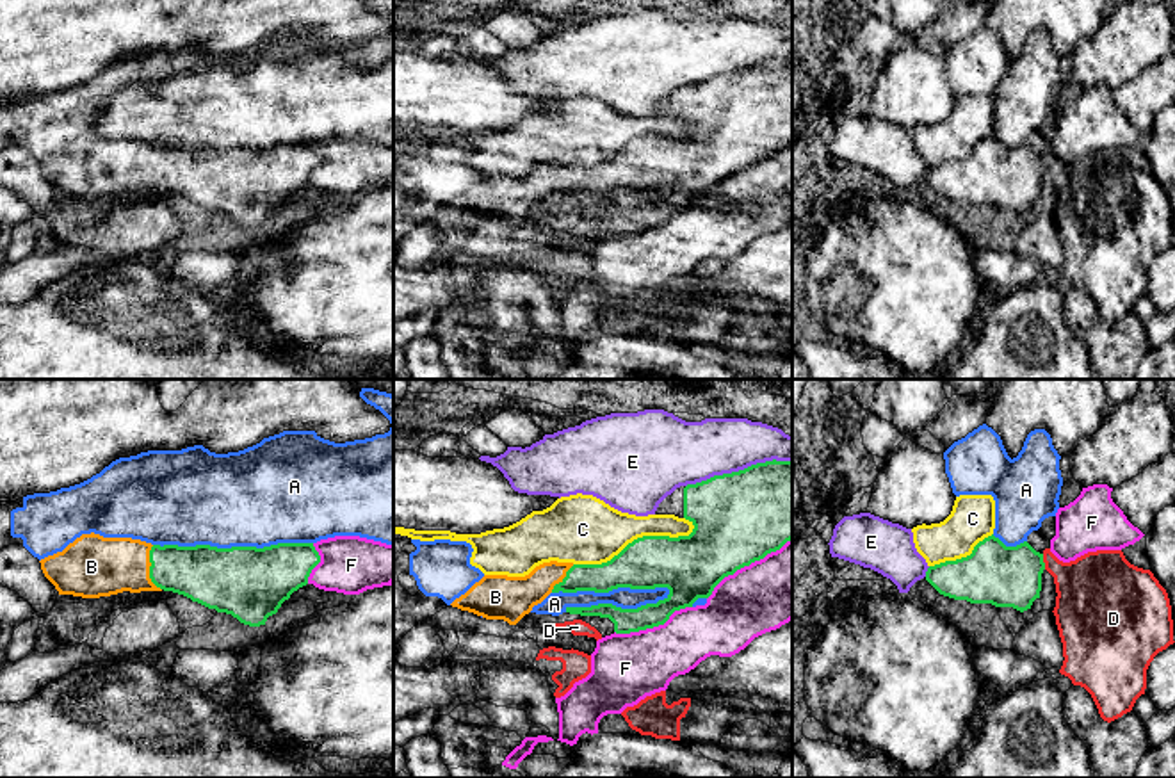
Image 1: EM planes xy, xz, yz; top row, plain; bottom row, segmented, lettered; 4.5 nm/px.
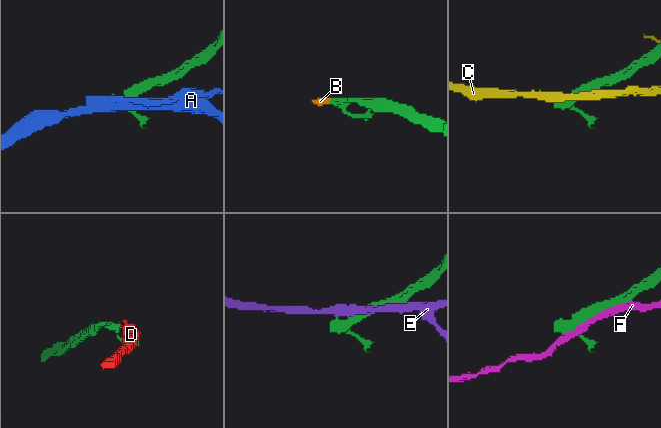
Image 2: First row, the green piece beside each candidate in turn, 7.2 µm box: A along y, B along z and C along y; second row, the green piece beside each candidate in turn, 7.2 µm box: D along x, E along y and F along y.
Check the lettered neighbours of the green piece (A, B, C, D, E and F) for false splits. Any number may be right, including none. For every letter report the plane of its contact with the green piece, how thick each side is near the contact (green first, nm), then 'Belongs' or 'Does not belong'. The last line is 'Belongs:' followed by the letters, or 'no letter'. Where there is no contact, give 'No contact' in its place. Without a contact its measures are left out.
A: Touches green in xz. Thickness 240 nm (green) against 100 nm. Does not belong
B: Touches green in xy. Thickness 260 nm (green) against 280 nm. Belongs
C: Touches green in xz. Thickness 260 nm (green) against 320 nm. Does not belong
D: Touches green in yz. Thickness 280 nm (green) against 300 nm. Does not belong
E: Touches green in xz. Thickness 420 nm (green) against 280 nm. Does not belong
F: Touches green in xz. Thickness 420 nm (green) against 320 nm. Does not belong
Belongs: B

